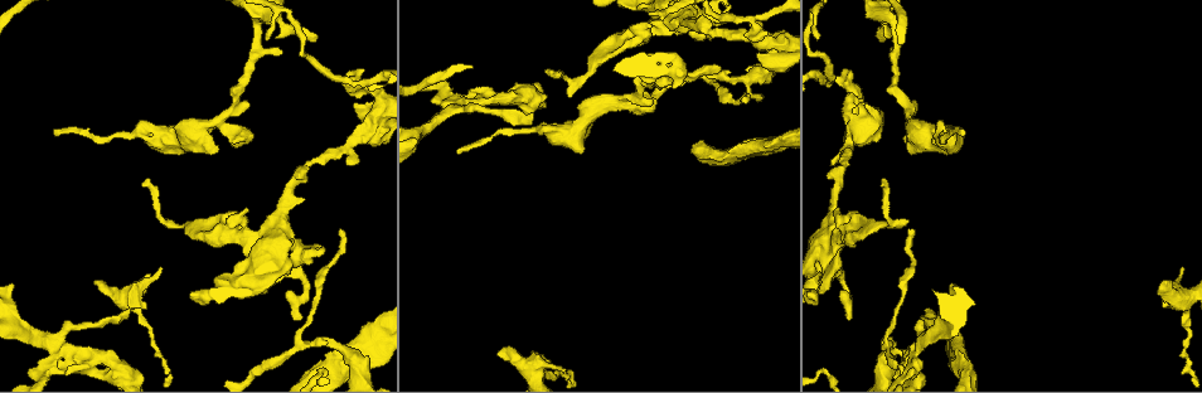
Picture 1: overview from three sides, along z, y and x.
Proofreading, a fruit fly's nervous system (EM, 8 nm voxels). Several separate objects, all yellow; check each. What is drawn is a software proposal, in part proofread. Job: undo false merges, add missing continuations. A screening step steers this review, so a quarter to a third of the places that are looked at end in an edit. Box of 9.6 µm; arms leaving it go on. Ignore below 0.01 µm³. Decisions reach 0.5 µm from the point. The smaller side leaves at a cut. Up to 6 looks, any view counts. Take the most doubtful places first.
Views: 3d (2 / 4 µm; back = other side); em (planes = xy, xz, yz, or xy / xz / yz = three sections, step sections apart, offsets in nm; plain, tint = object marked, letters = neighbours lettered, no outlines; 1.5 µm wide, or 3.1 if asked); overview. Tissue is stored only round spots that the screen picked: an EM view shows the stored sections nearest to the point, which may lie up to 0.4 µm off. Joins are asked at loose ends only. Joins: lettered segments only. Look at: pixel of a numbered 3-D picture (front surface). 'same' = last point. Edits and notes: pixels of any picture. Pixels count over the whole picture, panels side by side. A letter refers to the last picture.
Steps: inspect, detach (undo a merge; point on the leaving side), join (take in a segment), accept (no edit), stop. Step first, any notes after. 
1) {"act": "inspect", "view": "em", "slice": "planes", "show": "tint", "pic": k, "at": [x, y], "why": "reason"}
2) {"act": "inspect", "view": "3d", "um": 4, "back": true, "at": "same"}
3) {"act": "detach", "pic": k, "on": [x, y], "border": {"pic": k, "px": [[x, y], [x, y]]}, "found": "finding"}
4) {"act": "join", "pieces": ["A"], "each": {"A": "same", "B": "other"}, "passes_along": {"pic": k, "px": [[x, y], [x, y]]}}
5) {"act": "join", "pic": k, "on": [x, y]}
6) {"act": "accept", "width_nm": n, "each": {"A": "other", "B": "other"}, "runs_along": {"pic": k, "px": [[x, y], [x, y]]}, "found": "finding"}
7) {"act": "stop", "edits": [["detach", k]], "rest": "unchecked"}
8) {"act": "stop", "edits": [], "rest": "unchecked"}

{"act": "inspect", "view": "3d", "um": 2, "pic": 1, "at": [703, 11], "why": "sharp bend"}

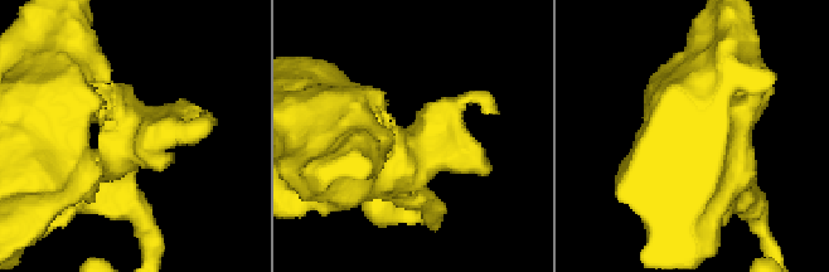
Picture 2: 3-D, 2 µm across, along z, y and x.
{"act": "inspect", "view": "em", "slice": "yz", "step": 4, "show": "tint", "pic": 2, "at": [129, 153], "why": "now the EM"}

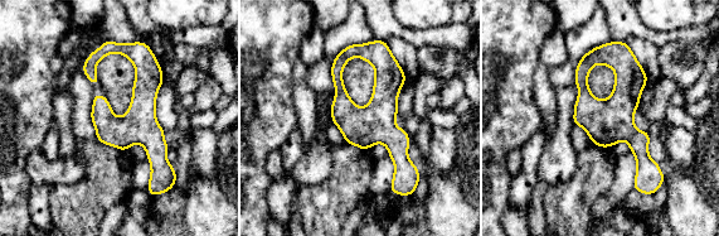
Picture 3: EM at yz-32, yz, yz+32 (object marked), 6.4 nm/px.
{"act": "inspect", "view": "em", "slice": "planes", "show": "letters", "at": "same"}

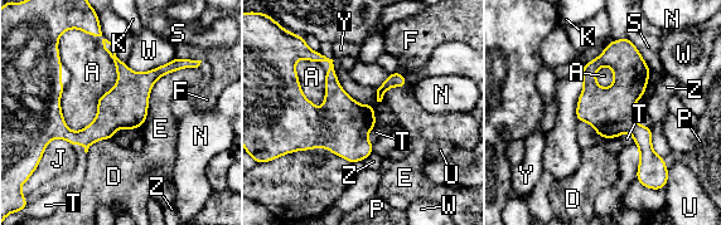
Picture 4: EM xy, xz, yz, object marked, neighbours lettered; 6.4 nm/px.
{"act": "accept", "each": {"A": "other", "D": "other", "E": "other", "F": "other", "J": "other", "K": "other", "N": "other", "P": "other", "S": "other", "T": "other", "U": "other", "W": "other", "Y": "other", "Z": "other"}, "runs_along": {"pic": 4, "px": [[624, 42], [644, 179]]}, "found": "continuous, no second cell"}

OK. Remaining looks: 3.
{"act": "inspect", "view": "em", "slice": "xy", "step": 8, "show": "letters", "pic": 1, "at": [55, 134], "why": "long arm stops here"}

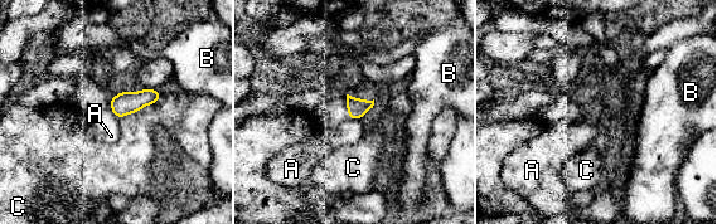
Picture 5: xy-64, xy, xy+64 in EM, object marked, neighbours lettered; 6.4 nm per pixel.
{"act": "accept", "each": {"A": "other", "B": "other", "C": "other"}, "border": {"pic": 5, "px": [[349, 117], [357, 120]]}, "found": "no lettered segment goes on from it"}

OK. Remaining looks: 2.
{"act": "inspect", "view": "em", "slice": "planes", "show": "tint", "pic": 1, "at": [621, 98], "why": "thick turns thin"}

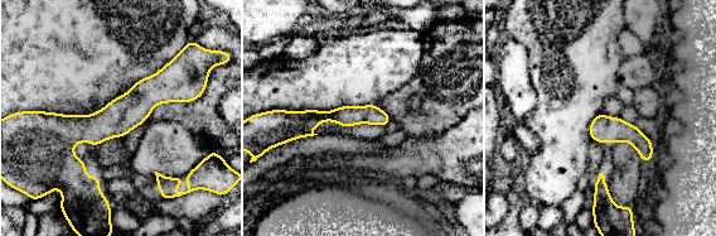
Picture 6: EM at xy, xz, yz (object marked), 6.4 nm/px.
{"act": "inspect", "view": "em", "slice": "planes", "show": "letters", "at": "same"}

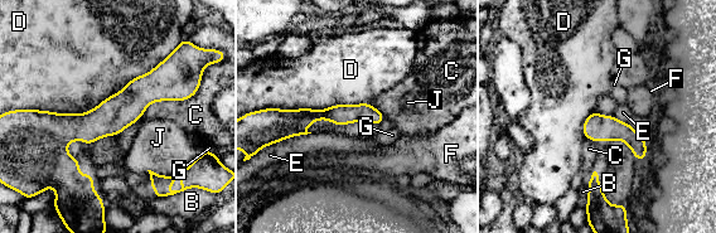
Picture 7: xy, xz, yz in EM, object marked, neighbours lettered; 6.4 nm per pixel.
{"act": "accept", "each": {"B": "other", "C": "other", "D": "other", "E": "other", "F": "other", "G": "other", "J": "other"}, "runs_along": {"pic": 7, "px": [[187, 95], [39, 124]]}, "found": "continuous, no second cell"}

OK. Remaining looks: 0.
{"act": "stop", "edits": [], "rest": "unchecked"}

